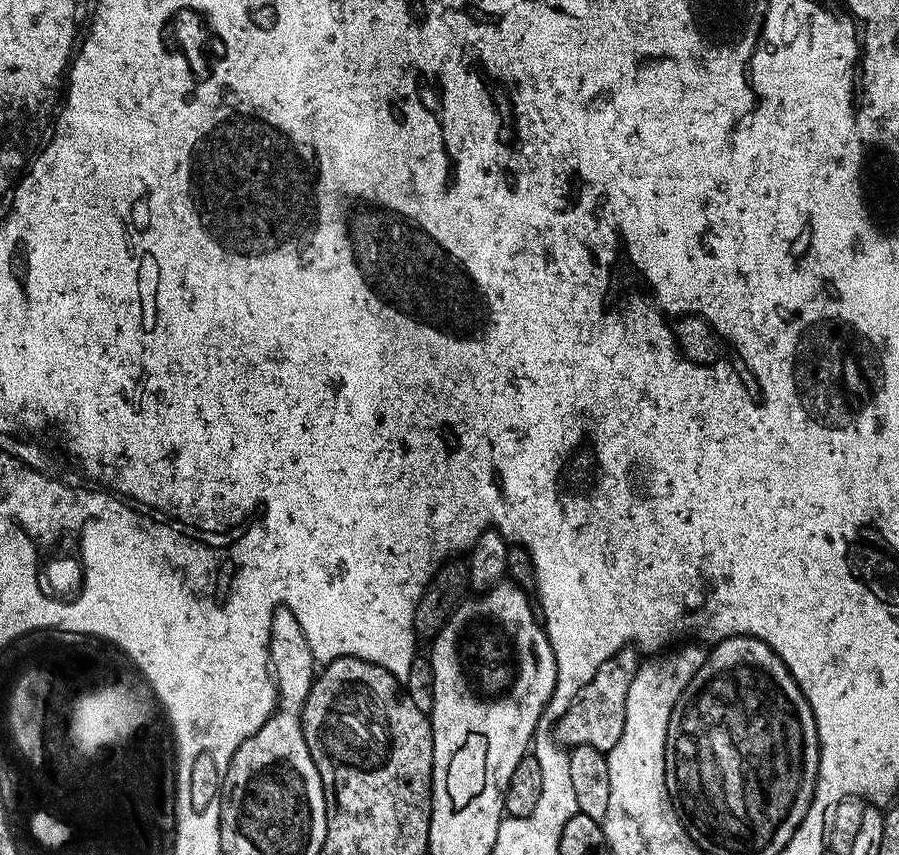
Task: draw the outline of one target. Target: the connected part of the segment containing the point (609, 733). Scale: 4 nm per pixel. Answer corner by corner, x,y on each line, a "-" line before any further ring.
625,646
598,666
594,678
590,678
587,686
572,700
566,714
556,720
554,733
561,746
574,749
589,744
605,754
618,746
618,738
622,738
622,722
626,722
626,690
630,690
630,682
634,682
636,669
642,663
636,652
635,647

